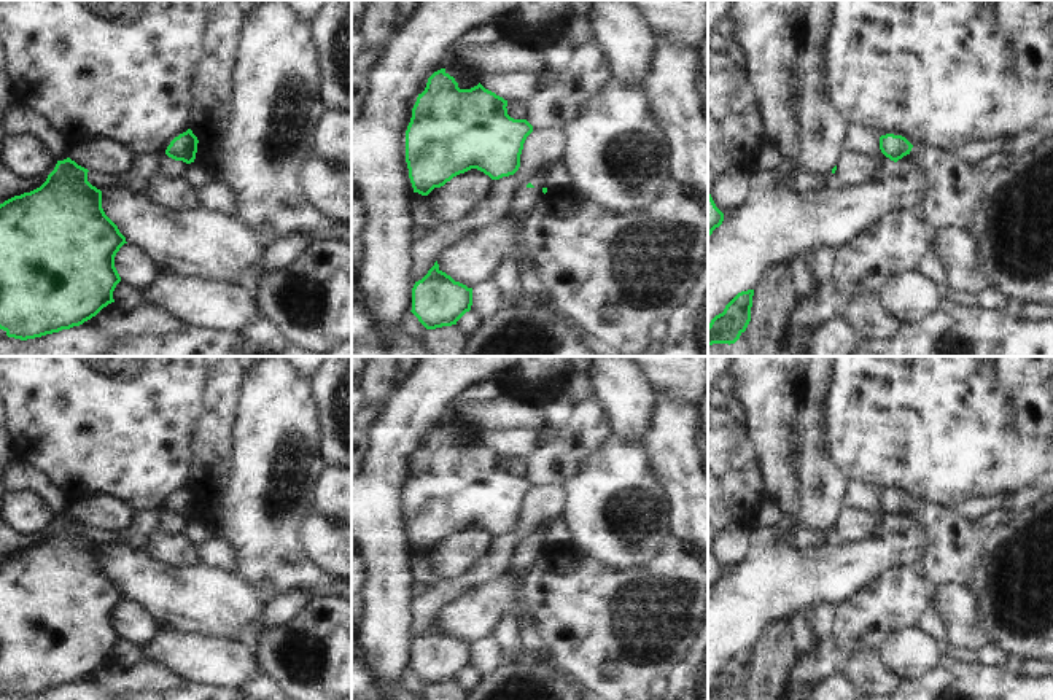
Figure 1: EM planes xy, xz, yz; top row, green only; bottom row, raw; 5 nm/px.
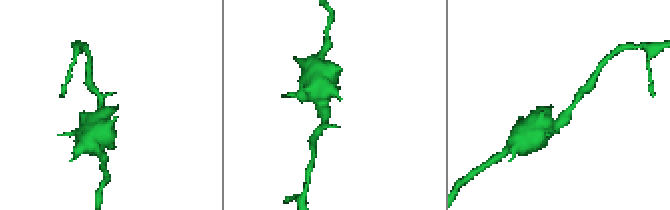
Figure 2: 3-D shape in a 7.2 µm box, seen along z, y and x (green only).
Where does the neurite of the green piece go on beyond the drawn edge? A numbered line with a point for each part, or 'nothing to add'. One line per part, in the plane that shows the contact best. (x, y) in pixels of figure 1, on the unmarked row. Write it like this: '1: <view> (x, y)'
nothing to add

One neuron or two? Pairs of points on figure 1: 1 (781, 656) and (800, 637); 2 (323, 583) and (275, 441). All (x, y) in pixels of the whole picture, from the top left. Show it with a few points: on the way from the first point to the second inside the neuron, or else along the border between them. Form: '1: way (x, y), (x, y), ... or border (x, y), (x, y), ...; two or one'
1: border (789, 619), (797, 656); two
2: way (287, 549), (263, 521), (268, 478); one

